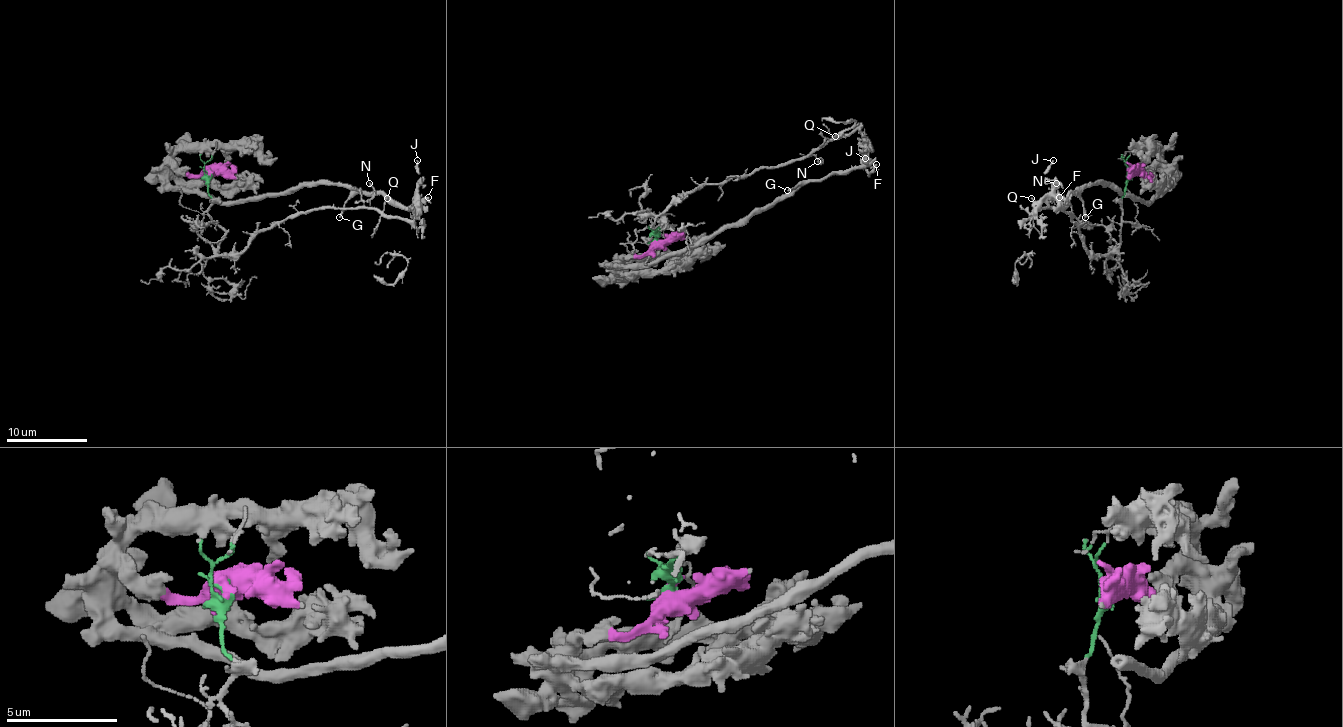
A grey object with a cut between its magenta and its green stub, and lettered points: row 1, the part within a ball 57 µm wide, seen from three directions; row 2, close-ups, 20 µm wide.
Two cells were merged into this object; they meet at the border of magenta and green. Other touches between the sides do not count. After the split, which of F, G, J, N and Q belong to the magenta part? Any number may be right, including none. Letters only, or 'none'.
F, G, J

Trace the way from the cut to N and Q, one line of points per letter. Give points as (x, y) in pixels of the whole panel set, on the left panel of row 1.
N: (209, 171), (223, 254), (312, 209), (356, 207), (374, 193), (368, 183)
Q: (209, 171), (209, 215), (225, 232), (219, 254), (239, 254), (259, 232), (312, 209), (382, 209), (386, 197)

